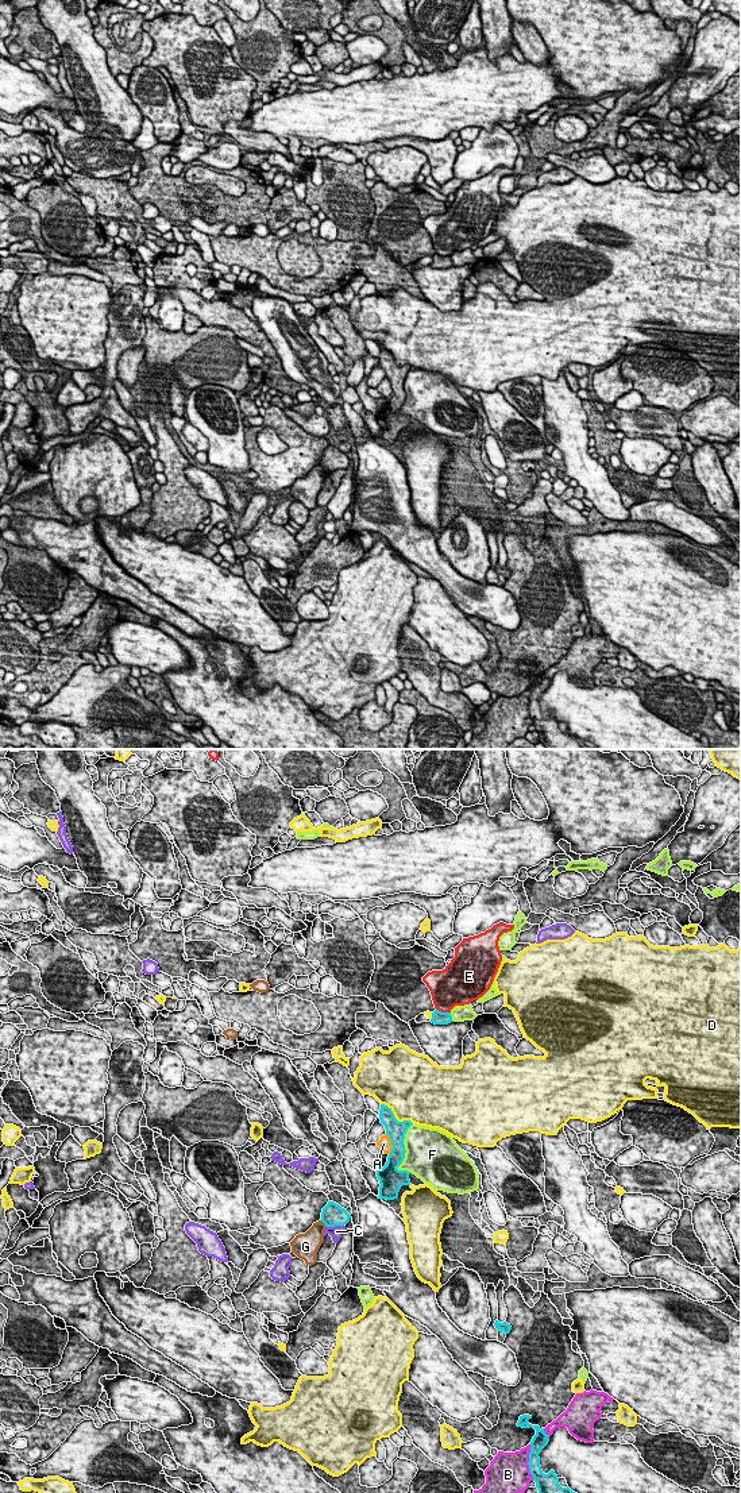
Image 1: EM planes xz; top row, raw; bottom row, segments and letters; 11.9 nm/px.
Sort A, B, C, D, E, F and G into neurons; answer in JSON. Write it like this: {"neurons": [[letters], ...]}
{"neurons": [["A"], ["B"], ["C"], ["D"], ["E"], ["F"], ["G"]]}

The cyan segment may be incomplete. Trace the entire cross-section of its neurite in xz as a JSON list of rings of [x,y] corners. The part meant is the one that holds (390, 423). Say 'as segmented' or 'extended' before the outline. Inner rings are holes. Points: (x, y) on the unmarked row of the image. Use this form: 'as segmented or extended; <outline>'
as segmented; [[[381,348],[379,354],[381,367],[386,373],[386,378],[390,381],[393,394],[387,401],[387,406],[382,413],[377,414],[379,424],[379,443],[394,444],[398,441],[398,436],[402,429],[410,429],[408,414],[398,414],[397,412],[405,402],[405,378],[413,369],[410,364],[398,366],[391,355],[385,348]]]

